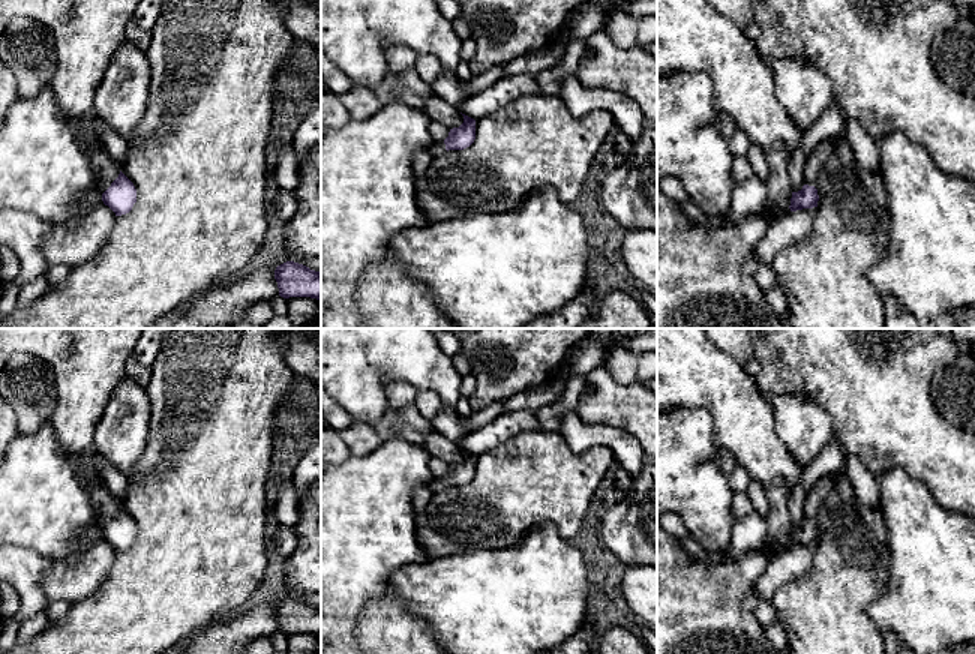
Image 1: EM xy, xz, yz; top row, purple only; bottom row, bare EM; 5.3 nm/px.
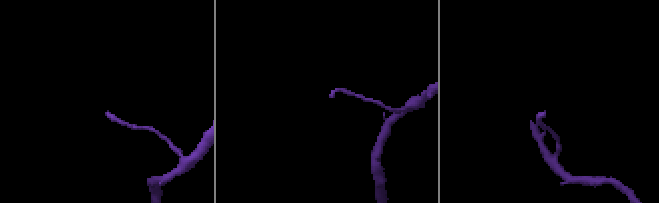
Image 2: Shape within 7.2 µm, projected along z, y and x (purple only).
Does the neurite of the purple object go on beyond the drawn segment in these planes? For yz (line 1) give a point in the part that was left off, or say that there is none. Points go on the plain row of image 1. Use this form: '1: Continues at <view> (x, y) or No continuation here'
1: Continues at yz (824, 486)

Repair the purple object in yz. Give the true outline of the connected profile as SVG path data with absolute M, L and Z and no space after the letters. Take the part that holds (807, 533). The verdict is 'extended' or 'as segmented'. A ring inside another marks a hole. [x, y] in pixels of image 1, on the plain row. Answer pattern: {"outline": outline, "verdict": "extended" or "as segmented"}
{"outline": "M840 471L824 476L807 494L804 502L804 522L798 528L792 528L790 548L818 543L819 531L816 525L816 513L822 501L831 494L834 478Z", "verdict": "extended"}

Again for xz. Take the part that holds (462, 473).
{"outline": "M462 450L464 459L459 464L453 464L444 477L432 478L428 484L429 489L436 494L448 486L464 486L470 483L476 476L476 456Z", "verdict": "extended"}

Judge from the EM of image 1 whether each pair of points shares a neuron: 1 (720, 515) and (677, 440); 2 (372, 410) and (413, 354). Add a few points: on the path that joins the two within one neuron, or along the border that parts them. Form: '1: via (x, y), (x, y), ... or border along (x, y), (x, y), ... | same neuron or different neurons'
1: via (702, 497), (677, 470), (677, 458) | same neuron
2: via (372, 392), (372, 378), (395, 356) | same neuron

